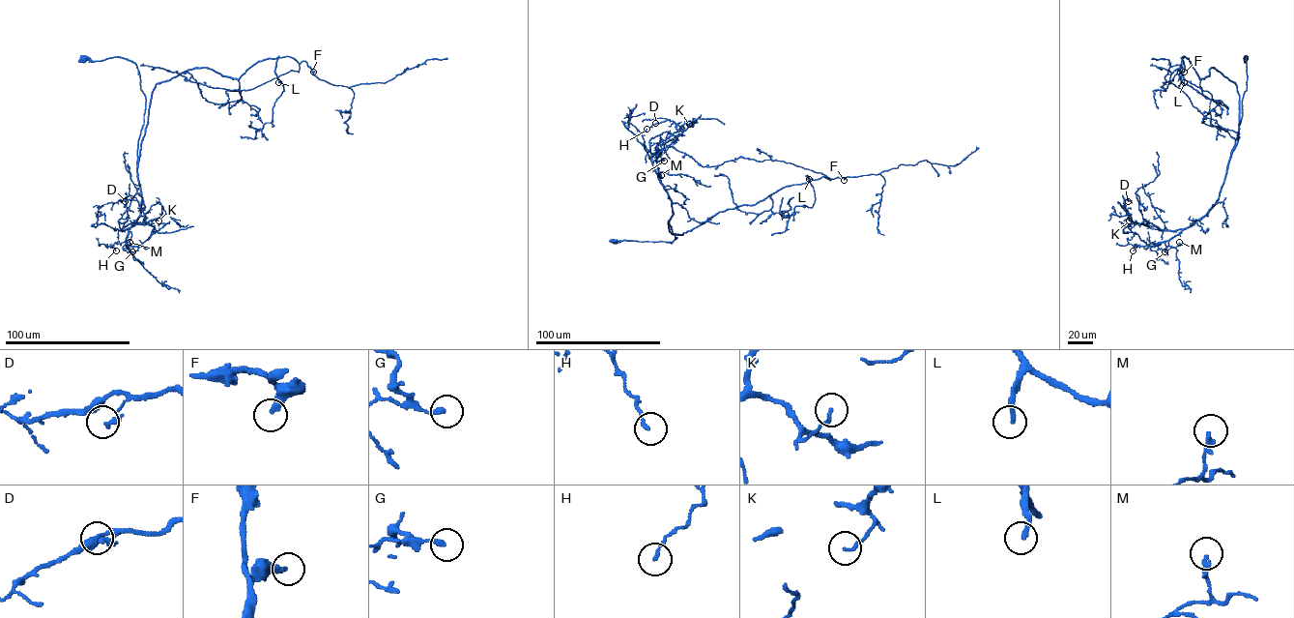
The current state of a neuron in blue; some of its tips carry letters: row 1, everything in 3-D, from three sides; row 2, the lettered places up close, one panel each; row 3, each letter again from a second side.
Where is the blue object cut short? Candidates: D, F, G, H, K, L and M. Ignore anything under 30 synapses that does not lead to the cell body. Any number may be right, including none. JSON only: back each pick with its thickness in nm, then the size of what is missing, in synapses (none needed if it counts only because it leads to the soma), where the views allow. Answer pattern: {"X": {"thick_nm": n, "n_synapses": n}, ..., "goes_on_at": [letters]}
{"L": {"thick_nm": 190, "n_synapses": 150}, "goes_on_at": ["L"]}

